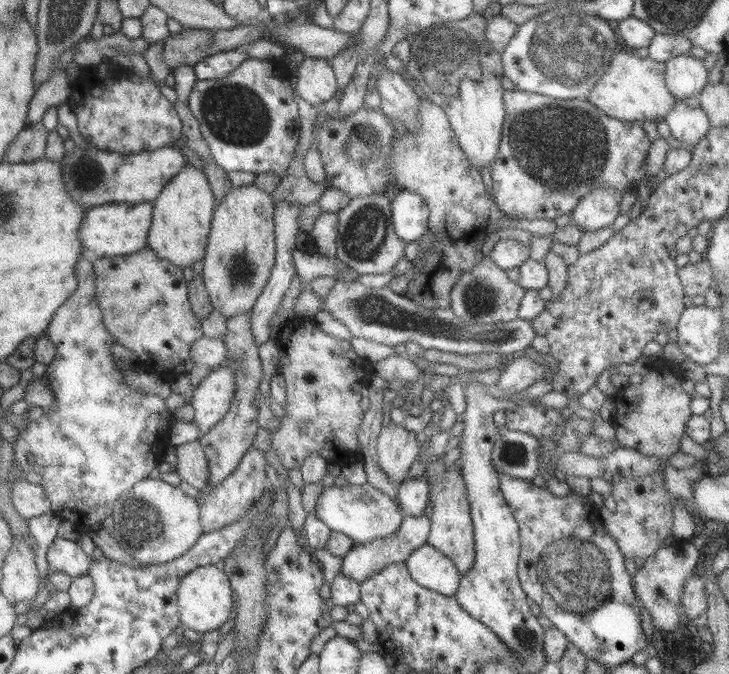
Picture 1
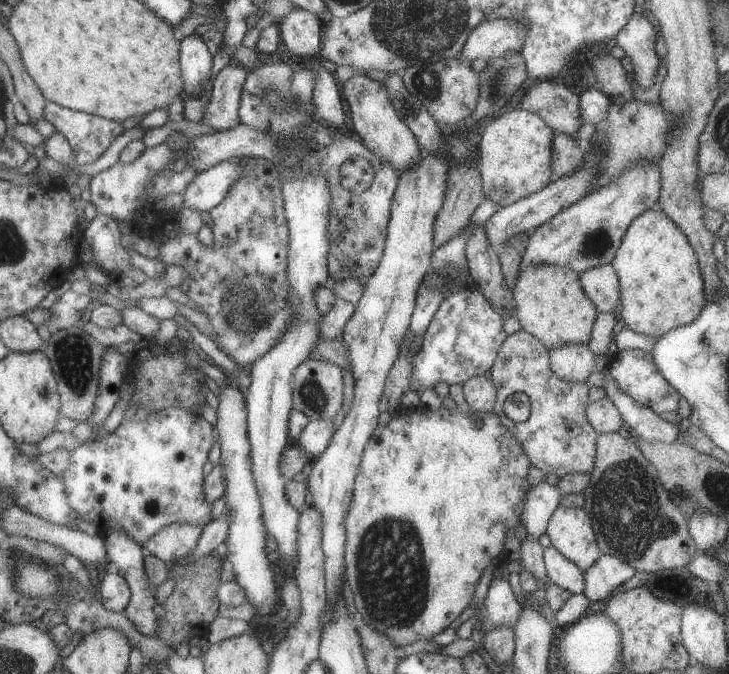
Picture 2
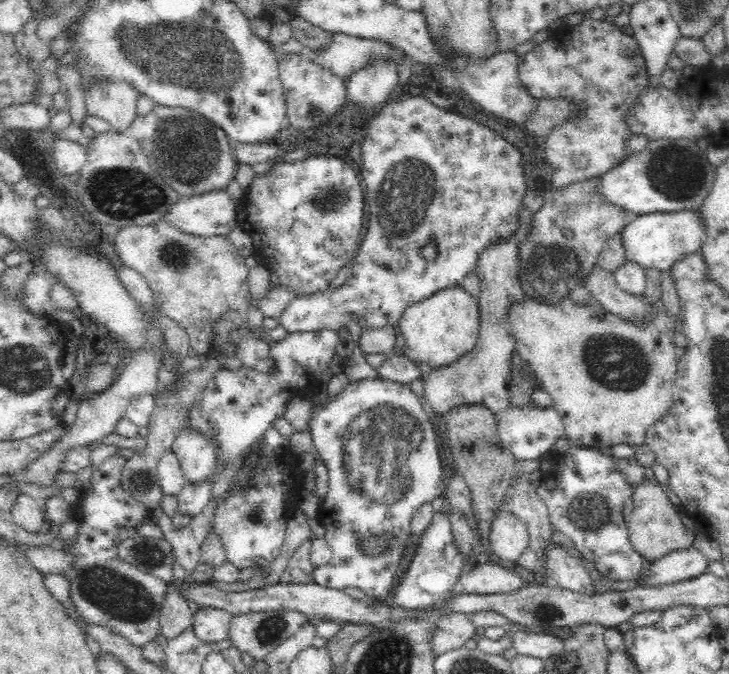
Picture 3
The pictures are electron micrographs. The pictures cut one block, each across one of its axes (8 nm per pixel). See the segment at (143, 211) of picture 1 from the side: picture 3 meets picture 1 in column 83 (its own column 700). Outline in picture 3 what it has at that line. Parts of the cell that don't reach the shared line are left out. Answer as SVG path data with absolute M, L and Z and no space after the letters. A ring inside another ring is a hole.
M696 209L679 210L671 213L650 213L631 217L619 234L625 246L626 260L639 264L644 270L656 268L666 271L680 257L701 248L705 228Z

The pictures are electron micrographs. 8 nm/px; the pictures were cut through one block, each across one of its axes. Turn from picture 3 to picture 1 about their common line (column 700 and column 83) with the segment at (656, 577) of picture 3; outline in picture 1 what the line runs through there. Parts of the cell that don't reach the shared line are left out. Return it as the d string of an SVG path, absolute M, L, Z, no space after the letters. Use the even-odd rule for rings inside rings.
M56 537L47 550L49 572L66 572L79 577L89 572L91 556L86 555L77 541Z

